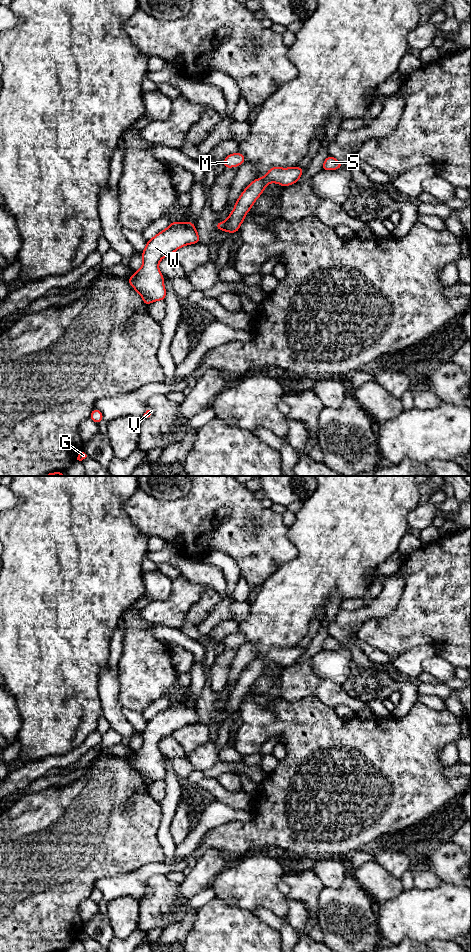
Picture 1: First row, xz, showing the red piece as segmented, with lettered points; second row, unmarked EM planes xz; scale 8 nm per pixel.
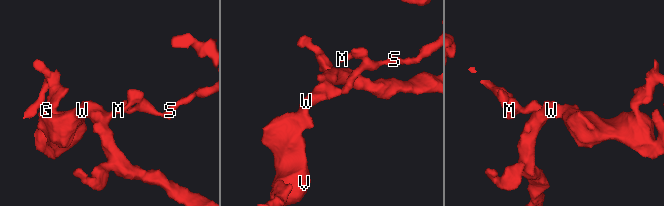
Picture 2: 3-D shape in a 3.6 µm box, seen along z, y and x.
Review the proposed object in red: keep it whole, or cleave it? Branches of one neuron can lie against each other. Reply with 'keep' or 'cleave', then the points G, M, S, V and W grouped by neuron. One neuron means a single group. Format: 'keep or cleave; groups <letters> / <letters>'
cleave; groups G V W / M S

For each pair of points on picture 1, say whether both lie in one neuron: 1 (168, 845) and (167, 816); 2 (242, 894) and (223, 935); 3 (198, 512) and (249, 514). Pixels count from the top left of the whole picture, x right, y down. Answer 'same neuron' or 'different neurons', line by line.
1: same neuron
2: different neurons
3: same neuron

